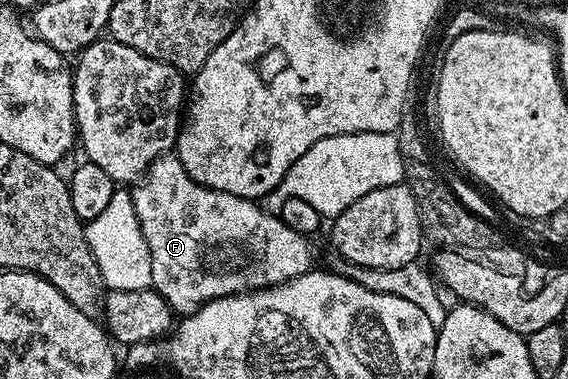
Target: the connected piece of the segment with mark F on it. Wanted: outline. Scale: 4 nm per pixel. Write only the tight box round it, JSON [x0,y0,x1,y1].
[130,153,313,316]

